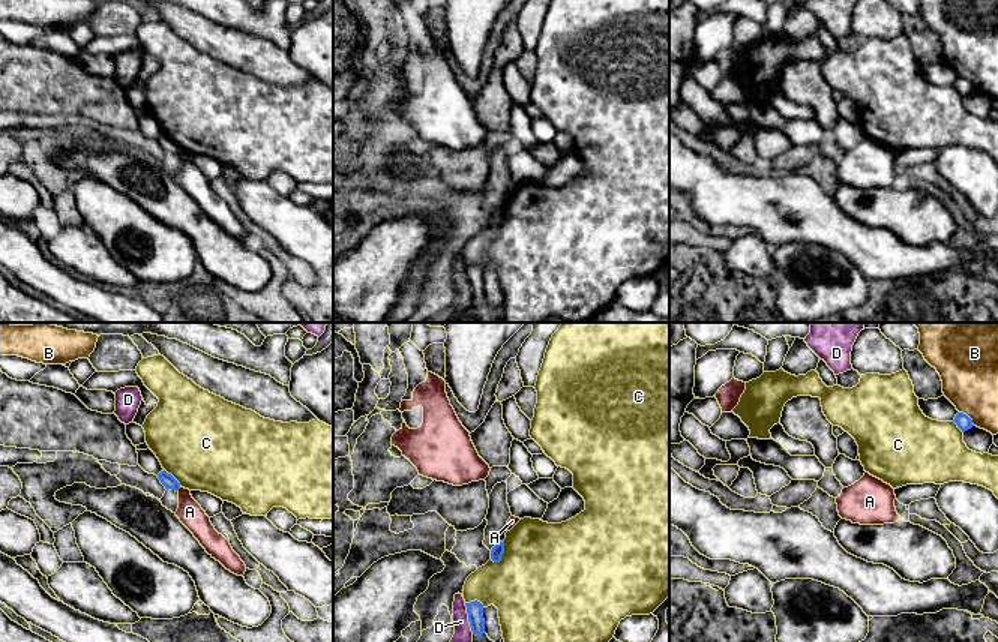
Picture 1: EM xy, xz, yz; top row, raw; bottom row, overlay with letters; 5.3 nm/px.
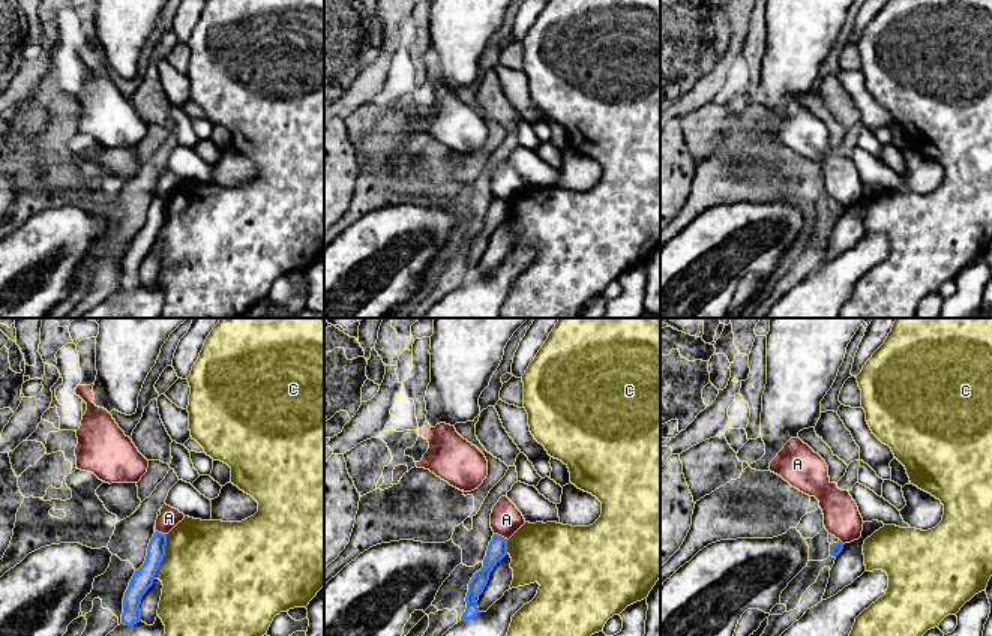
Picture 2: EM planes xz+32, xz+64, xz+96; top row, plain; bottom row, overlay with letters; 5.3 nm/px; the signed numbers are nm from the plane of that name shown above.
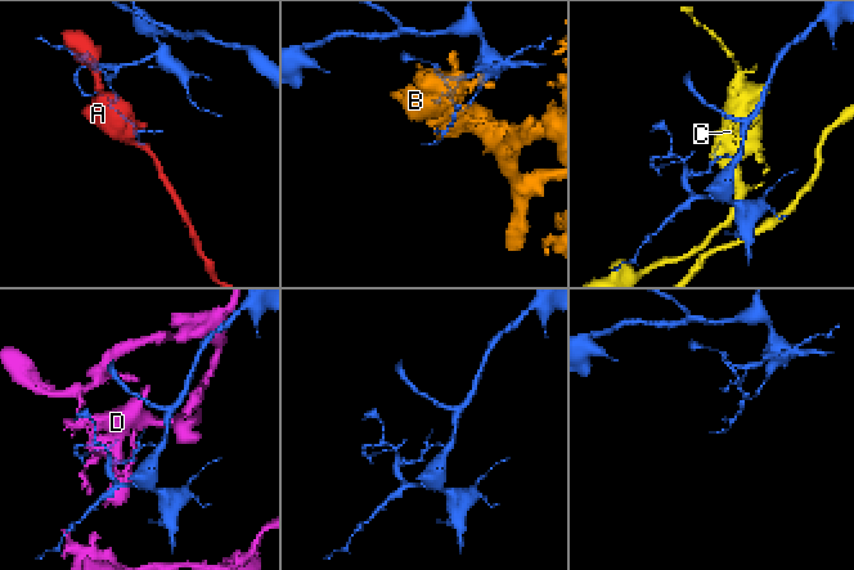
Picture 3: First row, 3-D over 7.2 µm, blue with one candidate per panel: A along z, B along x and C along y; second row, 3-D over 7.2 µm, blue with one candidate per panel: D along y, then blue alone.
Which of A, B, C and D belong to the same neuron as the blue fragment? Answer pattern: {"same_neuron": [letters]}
{"same_neuron": []}

